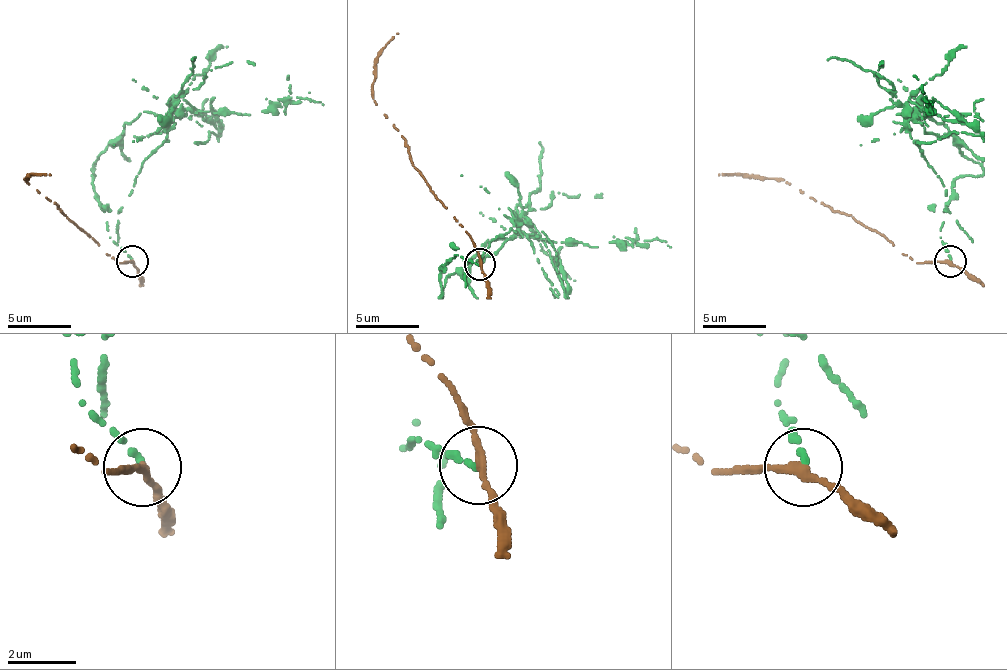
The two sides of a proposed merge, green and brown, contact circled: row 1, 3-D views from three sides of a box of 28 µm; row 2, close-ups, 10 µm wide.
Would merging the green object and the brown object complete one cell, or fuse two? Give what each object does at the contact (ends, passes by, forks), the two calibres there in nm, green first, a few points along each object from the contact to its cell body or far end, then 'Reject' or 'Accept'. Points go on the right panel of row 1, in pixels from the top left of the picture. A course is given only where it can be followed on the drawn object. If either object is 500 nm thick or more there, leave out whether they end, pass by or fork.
At the ring green ends. At the ring brown passes by. Thickness 180 nm (green) against 220 nm. Course of green: (949, 259), (939, 236), (943, 211), (955, 179), (984, 169), (920, 112), (933, 115), (924, 99), (933, 106). Course of brown: (949, 262), (927, 262), (904, 256), (879, 233), (844, 211), (831, 211), (783, 179), (719, 173). Reject

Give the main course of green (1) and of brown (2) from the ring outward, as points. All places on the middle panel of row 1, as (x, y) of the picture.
1: (480, 264), (452, 257), (439, 270), (442, 299), (445, 279), (490, 241), (672, 248)
2: (480, 264), (474, 241), (458, 219), (433, 193), (410, 158), (410, 146), (372, 98), (375, 59), (397, 34)

